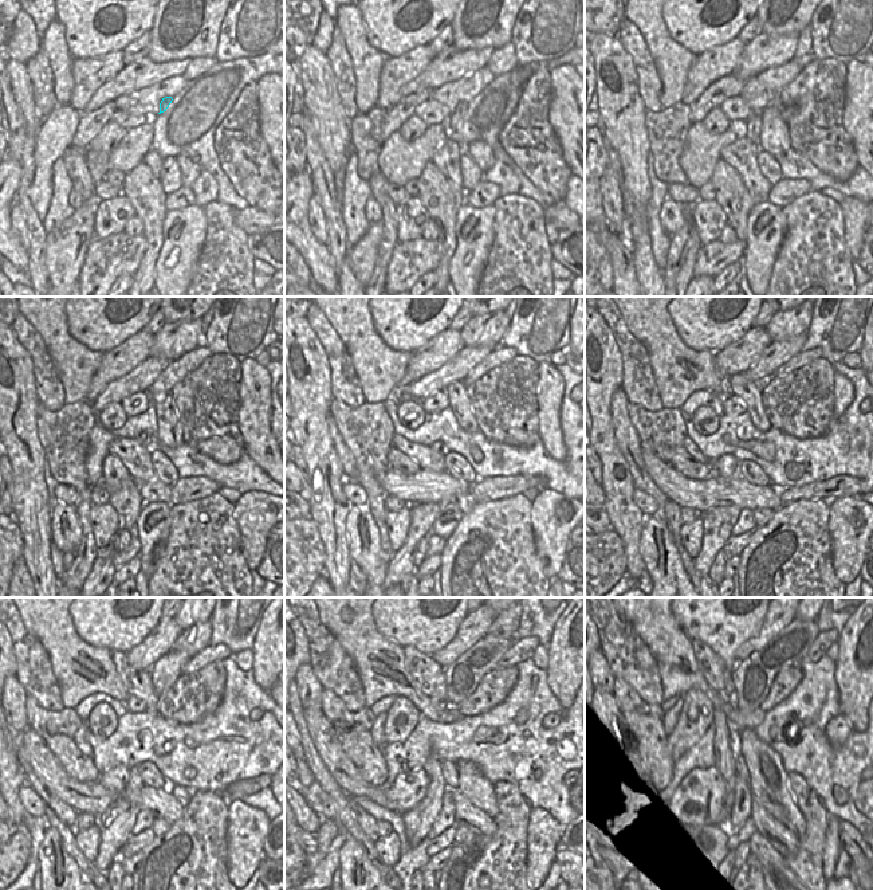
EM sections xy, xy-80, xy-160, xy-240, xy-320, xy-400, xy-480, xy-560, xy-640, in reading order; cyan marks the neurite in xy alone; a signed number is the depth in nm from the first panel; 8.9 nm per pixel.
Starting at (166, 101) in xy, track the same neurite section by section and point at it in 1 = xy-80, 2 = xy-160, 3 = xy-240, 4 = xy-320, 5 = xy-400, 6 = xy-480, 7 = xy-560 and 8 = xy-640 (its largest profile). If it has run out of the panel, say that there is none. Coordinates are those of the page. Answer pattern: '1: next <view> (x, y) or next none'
1: next xy-80 (459, 112)
2: next xy-160 (754, 121)
3: next xy-240 (149, 442)
4: next xy-320 (437, 446)
5: next xy-400 (726, 466)
6: next xy-480 (115, 779)
7: next xy-560 (408, 789)
8: next xy-640 (699, 802)

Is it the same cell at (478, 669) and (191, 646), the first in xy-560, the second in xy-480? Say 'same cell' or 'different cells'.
different cells

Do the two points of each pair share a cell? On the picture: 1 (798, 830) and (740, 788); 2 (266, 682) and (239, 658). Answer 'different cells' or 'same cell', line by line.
1: different cells
2: different cells

